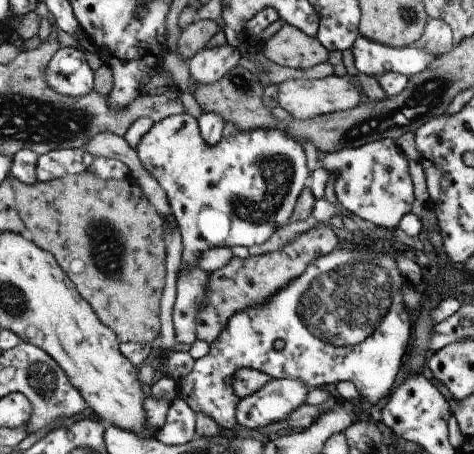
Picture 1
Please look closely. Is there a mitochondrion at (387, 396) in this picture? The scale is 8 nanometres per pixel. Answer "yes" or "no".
no

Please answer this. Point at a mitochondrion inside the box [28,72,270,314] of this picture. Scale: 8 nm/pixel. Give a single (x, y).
(108, 251)

